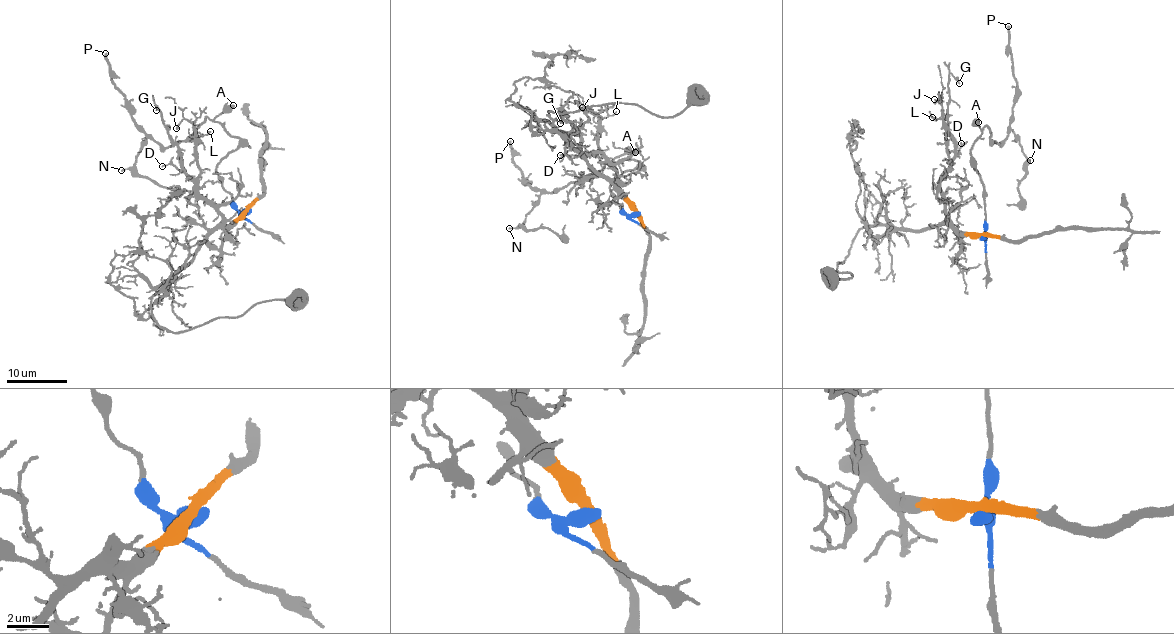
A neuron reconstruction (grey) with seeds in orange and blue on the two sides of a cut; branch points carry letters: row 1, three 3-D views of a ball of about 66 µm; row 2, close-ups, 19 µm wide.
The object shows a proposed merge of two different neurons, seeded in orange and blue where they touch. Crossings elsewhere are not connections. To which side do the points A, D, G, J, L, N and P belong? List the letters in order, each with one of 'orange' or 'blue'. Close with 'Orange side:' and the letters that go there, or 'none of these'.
A: blue
D: orange
G: orange
J: orange
L: orange
N: blue
P: blue
Orange side: D, G, J, L

